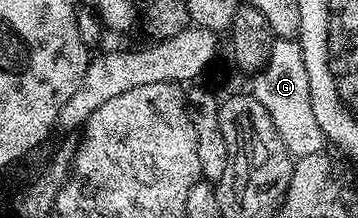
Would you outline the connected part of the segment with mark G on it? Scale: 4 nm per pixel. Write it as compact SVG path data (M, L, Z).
M297 39L275 40L271 57L253 79L254 98L264 103L264 111L272 115L272 123L276 123L276 131L280 131L280 139L284 139L290 156L297 159L323 152L324 138L320 123L316 123L316 114L312 112L312 95L308 87L308 71L304 67L302 42Z

